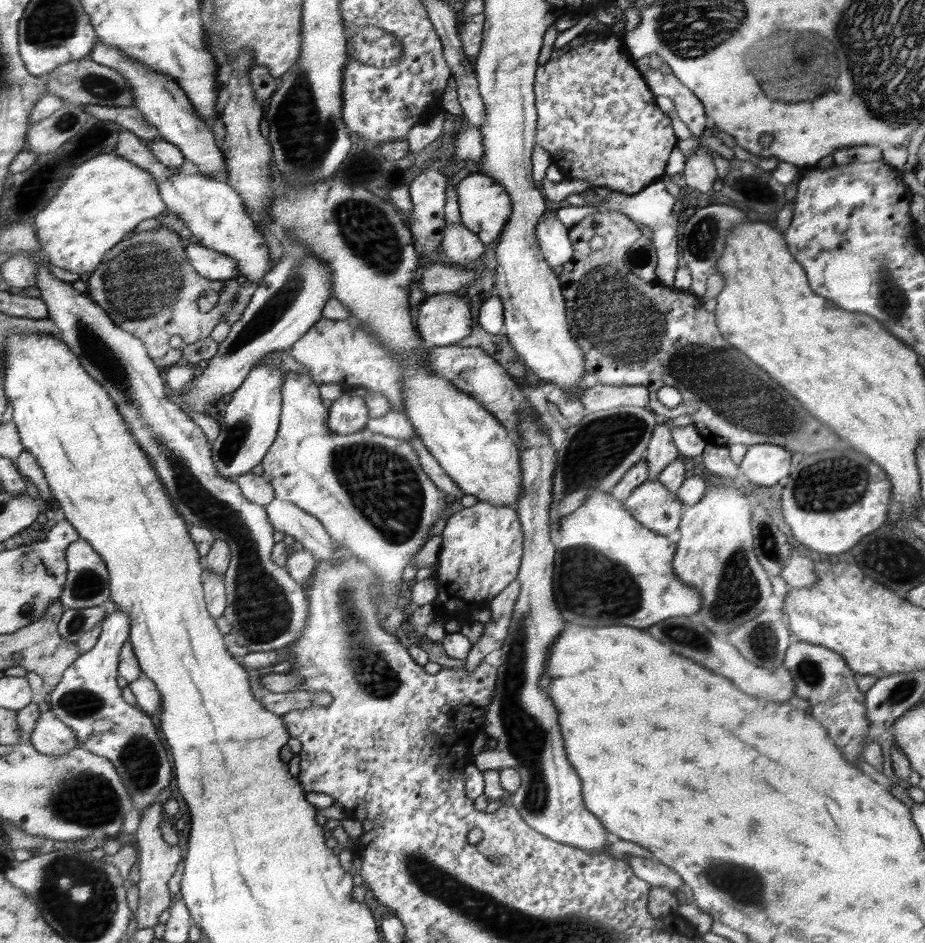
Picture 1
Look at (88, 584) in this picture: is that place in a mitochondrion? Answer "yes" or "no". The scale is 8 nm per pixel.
yes

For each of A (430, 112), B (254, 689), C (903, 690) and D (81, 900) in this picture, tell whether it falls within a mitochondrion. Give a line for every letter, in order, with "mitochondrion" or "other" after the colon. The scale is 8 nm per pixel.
A: other
B: other
C: mitochondrion
D: mitochondrion

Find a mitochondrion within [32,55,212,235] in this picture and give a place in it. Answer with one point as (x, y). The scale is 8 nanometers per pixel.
(101, 87)

